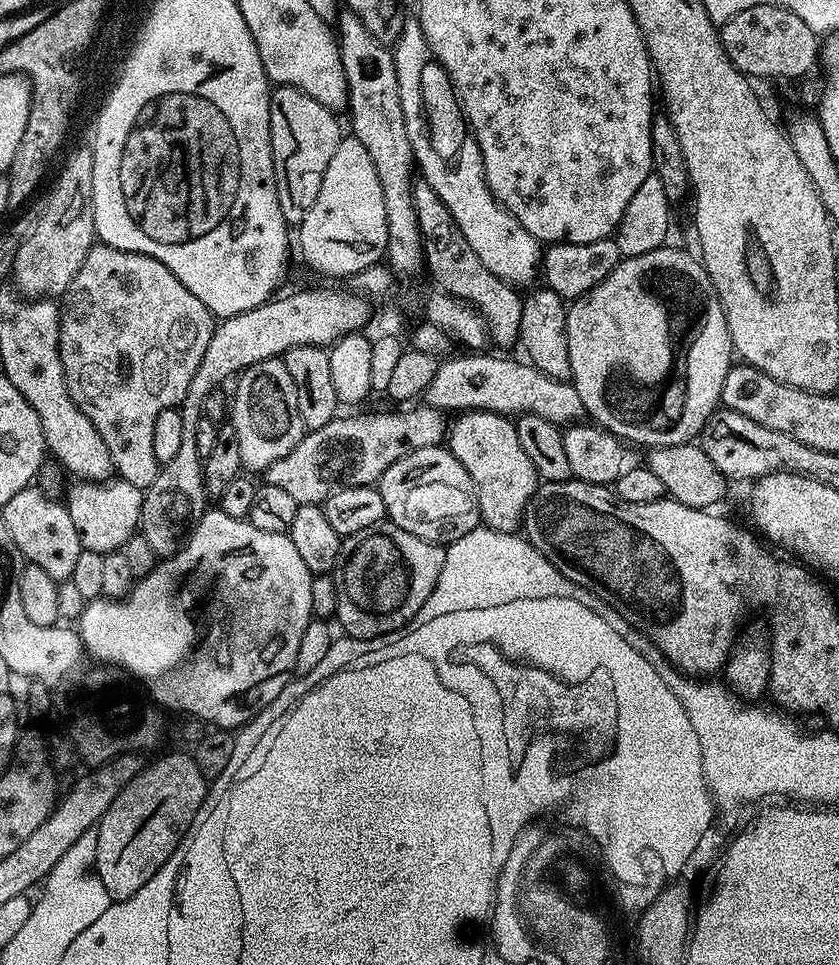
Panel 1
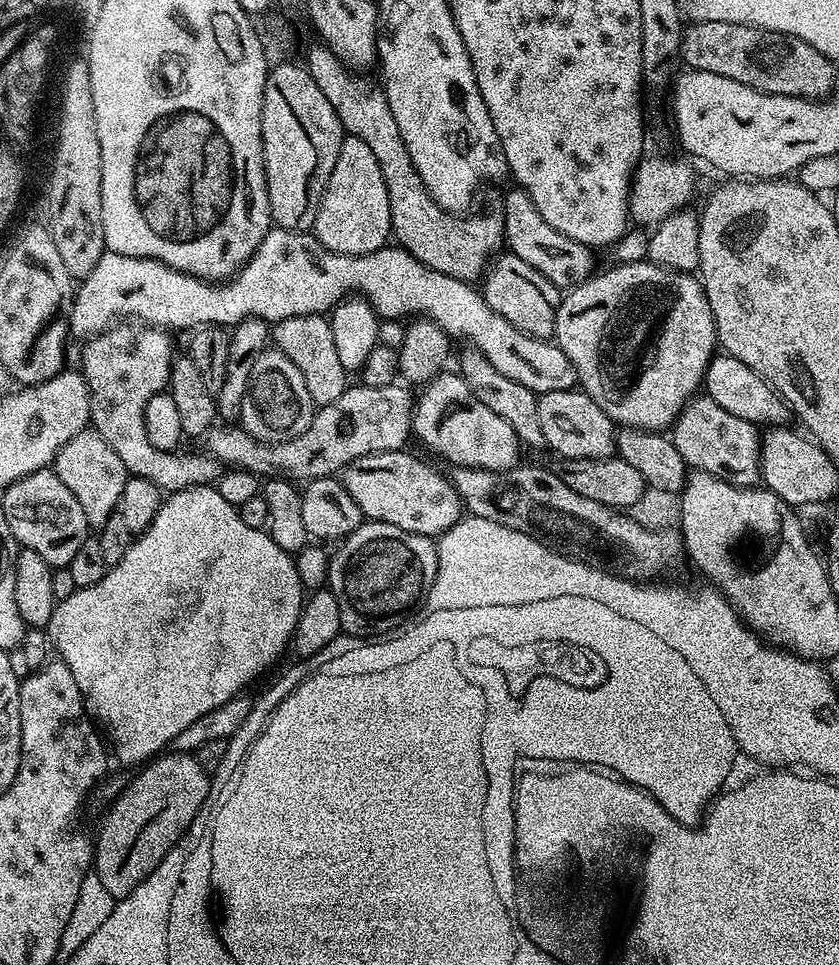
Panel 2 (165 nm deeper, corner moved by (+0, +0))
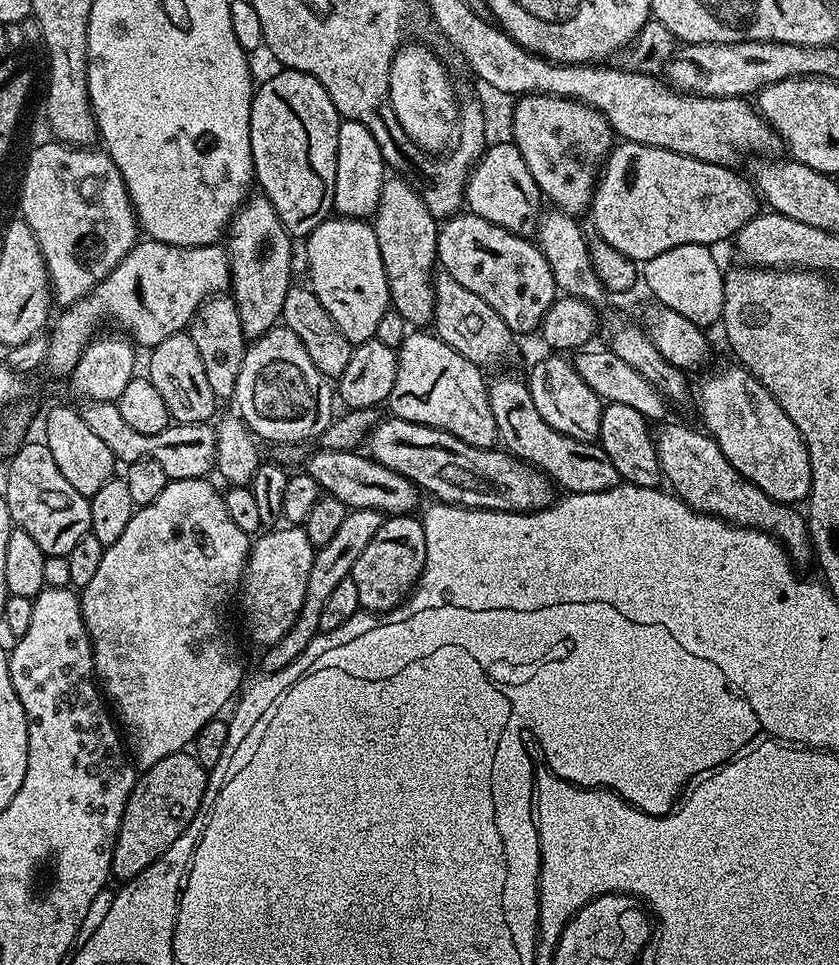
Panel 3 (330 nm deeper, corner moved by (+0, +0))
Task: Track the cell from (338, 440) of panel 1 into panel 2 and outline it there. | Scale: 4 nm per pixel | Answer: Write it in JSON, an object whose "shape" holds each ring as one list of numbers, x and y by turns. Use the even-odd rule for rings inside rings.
{"shape":[[120,322,83,345,79,364,90,394,91,427,110,442,114,454,122,458,129,474,154,482,164,494,203,484,212,486,222,475,220,461,211,454,194,456,188,452,182,454,184,451,180,450,163,452,146,438,146,402,167,389,172,369,174,351,168,336,171,335,165,329,153,328,143,322]]}

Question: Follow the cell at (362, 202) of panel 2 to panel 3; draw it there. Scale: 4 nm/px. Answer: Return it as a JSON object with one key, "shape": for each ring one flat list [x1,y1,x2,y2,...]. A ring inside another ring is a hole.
{"shape":[[341,119,334,174,333,209,339,215,350,216,353,220,371,217,380,201,385,179,386,165,382,158,382,150,378,150,378,142,374,142,374,134,370,134,370,130,362,126,362,122]]}

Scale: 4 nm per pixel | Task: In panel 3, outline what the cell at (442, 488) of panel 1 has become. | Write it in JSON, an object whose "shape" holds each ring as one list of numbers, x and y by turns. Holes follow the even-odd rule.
{"shape":[[321,447,319,451,309,458,306,475,314,478,314,482,318,482,325,493,342,502,348,510,373,508,385,514,412,514,417,511,418,489,402,474,356,450,343,452,337,448]]}

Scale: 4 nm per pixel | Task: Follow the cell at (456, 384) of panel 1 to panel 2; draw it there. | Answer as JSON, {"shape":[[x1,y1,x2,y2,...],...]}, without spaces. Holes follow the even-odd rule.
{"shape":[[400,382,381,388,357,383,355,386,347,388,342,394,342,398,329,404,319,405,313,411,310,426,306,426,306,430,302,430,302,434,289,440,279,440,278,442,255,440,243,426,216,426,206,437,207,451,215,456,221,465,252,472,261,478,283,478,293,482,307,482,323,476,332,476,358,458,379,452,399,452,407,445,404,443,407,442,408,436,410,440,413,435,412,410,414,407,413,393,410,394,407,390,409,391]]}

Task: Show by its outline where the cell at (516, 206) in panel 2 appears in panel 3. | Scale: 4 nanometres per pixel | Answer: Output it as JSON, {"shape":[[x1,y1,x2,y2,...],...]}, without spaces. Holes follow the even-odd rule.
{"shape":[[492,142,484,149,468,174,464,202,471,215,486,218,486,222,494,222,494,226,502,226,502,230,510,230,515,236,525,238,535,233,542,211,542,197,534,182,534,174,530,174,530,166,526,166,518,146,511,142]]}

